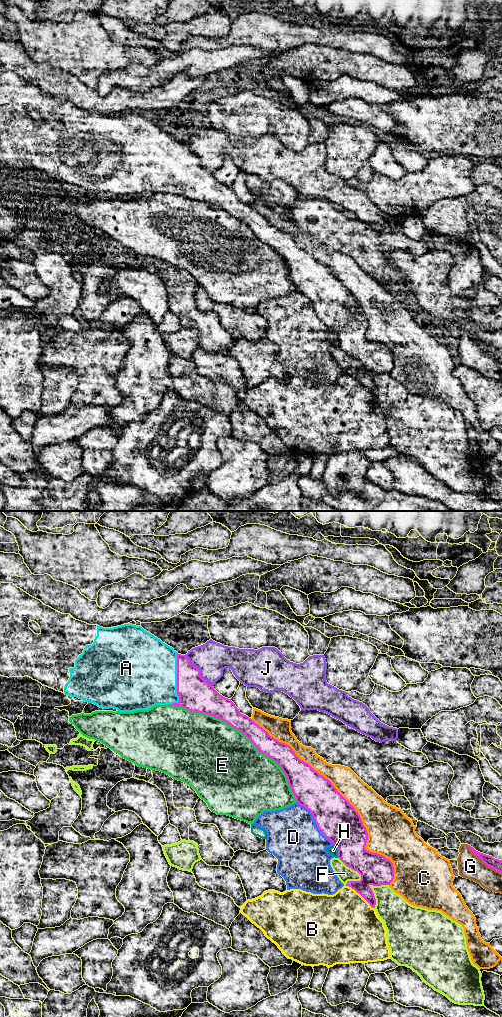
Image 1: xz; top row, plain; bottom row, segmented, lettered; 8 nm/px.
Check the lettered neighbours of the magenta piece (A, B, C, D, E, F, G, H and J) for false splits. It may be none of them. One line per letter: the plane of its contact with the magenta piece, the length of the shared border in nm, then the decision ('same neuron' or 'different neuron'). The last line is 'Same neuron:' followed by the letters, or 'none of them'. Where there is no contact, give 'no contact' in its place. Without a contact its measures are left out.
A: xz | 420 nm | same neuron
B: xz | 300 nm | different neuron
C: xz | 1750 nm | different neuron
D: xz | 460 nm | different neuron
E: xz | 1300 nm | different neuron
F: xz | 260 nm | different neuron
G: xz | 380 nm | different neuron
H: xz | 120 nm | different neuron
J: xz | 340 nm | different neuron
Same neuron: A

